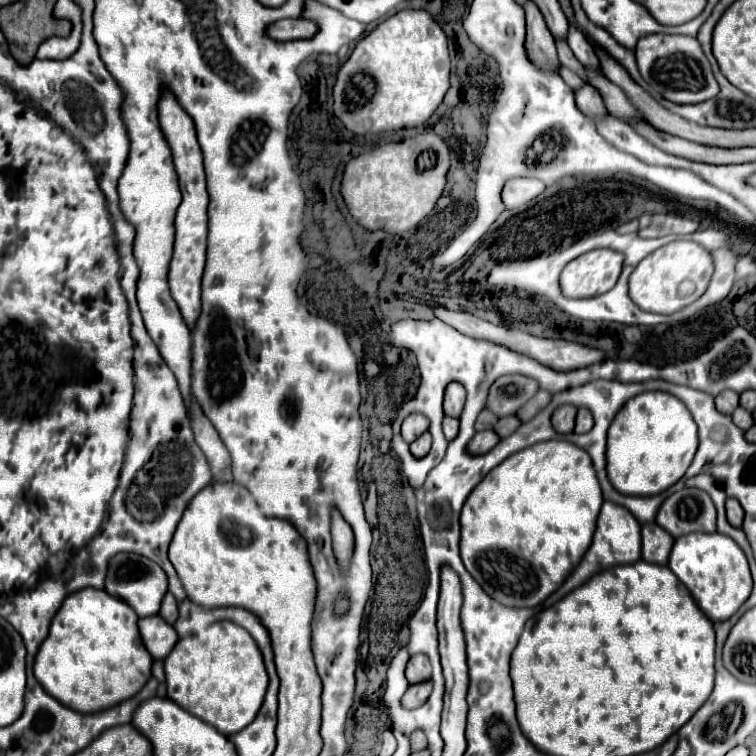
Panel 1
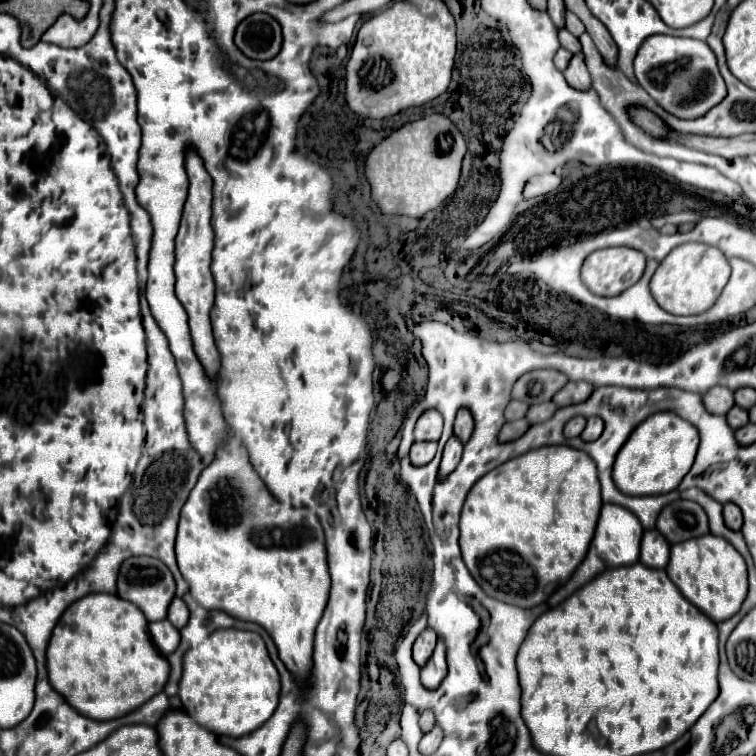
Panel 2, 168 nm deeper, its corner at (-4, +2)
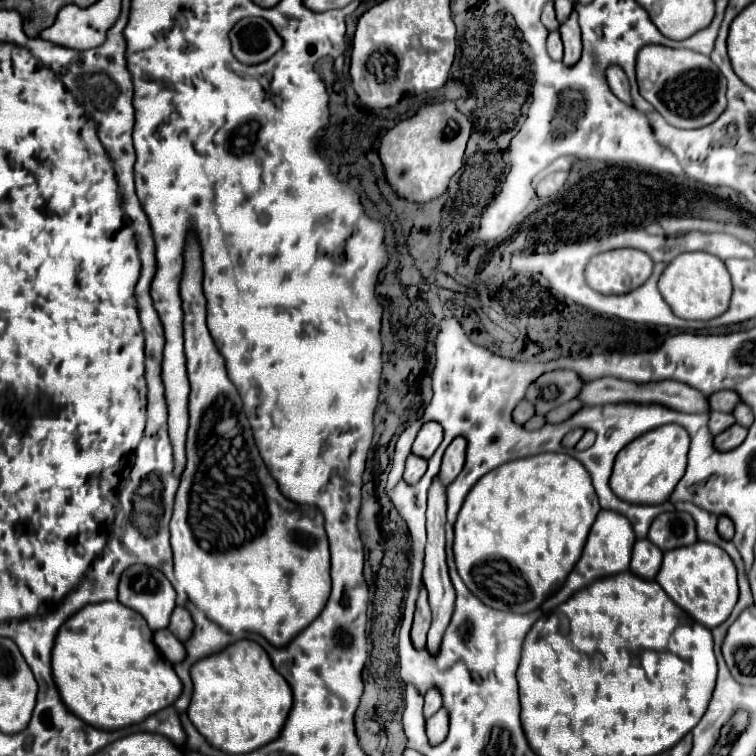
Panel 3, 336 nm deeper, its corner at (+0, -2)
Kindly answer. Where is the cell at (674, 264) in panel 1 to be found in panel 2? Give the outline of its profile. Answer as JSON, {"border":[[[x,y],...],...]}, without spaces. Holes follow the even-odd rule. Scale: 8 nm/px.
{"border":[[[686,242],[676,246],[656,268],[654,276],[650,278],[650,292],[660,308],[670,314],[690,316],[706,312],[716,298],[720,296],[722,288],[726,286],[730,276],[730,264],[726,256],[718,248],[710,248],[698,242]]]}

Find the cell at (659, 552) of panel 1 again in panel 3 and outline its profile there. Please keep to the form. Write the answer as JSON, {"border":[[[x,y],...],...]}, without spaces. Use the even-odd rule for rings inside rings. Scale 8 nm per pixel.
{"border":[[[636,540],[632,562],[630,562],[630,572],[646,580],[654,580],[660,564],[662,564],[662,550],[656,548],[650,540]]]}

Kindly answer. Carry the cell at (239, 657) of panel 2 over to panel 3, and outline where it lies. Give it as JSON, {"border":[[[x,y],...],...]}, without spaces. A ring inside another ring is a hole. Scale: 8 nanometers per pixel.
{"border":[[[238,640],[226,650],[202,658],[192,666],[192,680],[194,694],[188,718],[216,750],[250,754],[280,736],[292,708],[292,690],[260,644]]]}

